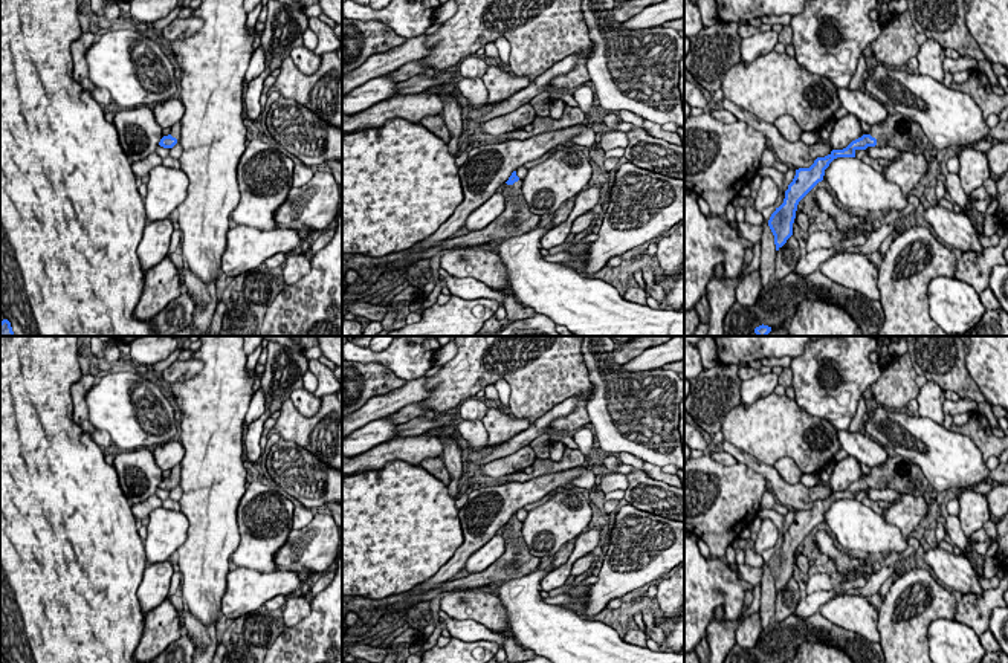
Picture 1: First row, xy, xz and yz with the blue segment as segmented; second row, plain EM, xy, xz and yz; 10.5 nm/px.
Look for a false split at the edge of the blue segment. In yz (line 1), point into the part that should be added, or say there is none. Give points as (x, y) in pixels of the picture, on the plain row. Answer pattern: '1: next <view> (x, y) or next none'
1: next yz (900, 474)

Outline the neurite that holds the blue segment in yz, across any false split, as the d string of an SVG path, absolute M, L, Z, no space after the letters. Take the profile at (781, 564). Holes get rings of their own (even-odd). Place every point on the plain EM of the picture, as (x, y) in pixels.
M889 457L883 466L871 467L871 474L852 483L843 492L832 492L825 500L817 500L809 510L796 512L793 524L785 533L783 545L776 550L768 562L768 568L774 577L776 593L779 593L793 577L793 565L799 544L823 522L825 512L837 500L855 500L857 492L867 489L893 489L900 493L922 496L929 486L921 467L906 457Z

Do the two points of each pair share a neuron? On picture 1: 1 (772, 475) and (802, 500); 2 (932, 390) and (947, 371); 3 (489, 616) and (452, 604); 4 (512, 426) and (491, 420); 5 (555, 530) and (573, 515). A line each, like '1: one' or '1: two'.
1: one
2: two
3: one
4: one
5: one

